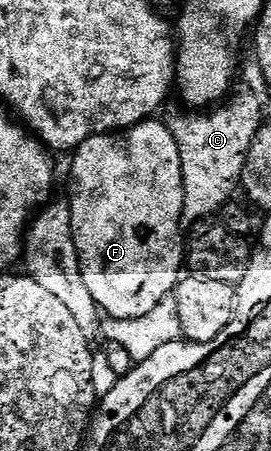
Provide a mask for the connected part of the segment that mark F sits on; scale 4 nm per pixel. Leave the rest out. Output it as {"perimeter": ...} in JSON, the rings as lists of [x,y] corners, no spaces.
{"perimeter":[[[148,119],[139,125],[134,125],[132,129],[126,131],[99,133],[96,137],[91,137],[85,143],[81,143],[79,148],[74,150],[72,157],[75,158],[71,161],[71,210],[69,210],[69,216],[71,218],[73,239],[75,240],[77,255],[79,256],[79,270],[83,276],[85,287],[89,287],[89,295],[93,295],[96,306],[98,306],[107,317],[112,317],[113,319],[141,319],[141,315],[149,315],[149,311],[153,311],[153,307],[157,307],[157,303],[161,303],[165,298],[172,296],[175,286],[178,285],[181,280],[179,268],[182,270],[185,265],[185,249],[181,244],[181,237],[179,241],[179,229],[181,230],[181,222],[183,220],[183,172],[181,171],[181,151],[177,147],[177,139],[173,139],[170,128],[168,128],[164,122],[162,125],[162,123],[159,122],[159,119]]]}

